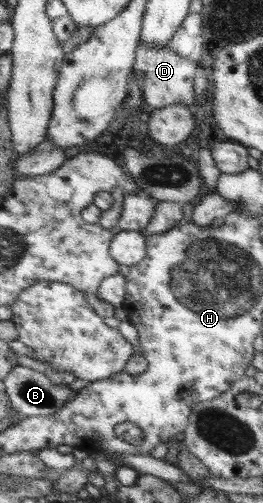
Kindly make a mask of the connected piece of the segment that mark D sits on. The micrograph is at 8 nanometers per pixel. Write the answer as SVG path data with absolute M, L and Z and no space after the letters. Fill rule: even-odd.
M139 43L136 50L136 63L133 67L136 77L144 89L144 99L150 110L168 107L174 104L186 104L191 107L195 96L195 79L199 71L198 63L190 58L182 57L176 50L168 47L147 47Z

